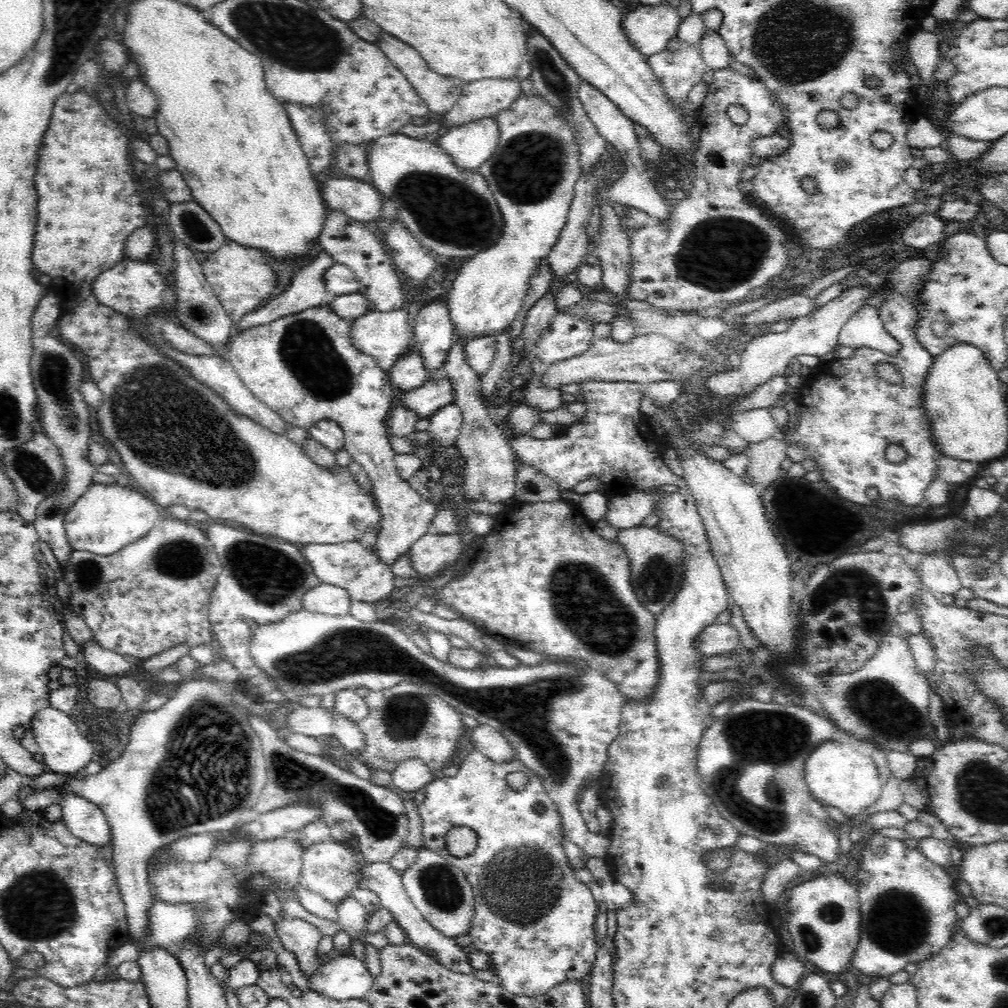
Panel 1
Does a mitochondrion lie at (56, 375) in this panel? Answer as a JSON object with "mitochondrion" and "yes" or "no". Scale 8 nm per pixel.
{"mitochondrion":"yes"}

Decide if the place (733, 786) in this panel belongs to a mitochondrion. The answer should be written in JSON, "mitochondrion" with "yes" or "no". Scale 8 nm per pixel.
{"mitochondrion":"yes"}

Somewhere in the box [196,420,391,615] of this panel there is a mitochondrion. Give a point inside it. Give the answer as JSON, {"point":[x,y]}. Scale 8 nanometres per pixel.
{"point":[268,575]}

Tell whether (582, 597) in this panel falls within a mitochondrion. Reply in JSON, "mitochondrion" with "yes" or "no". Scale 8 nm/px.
{"mitochondrion":"yes"}

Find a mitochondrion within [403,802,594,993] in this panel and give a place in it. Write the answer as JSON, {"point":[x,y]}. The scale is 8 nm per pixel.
{"point":[520,889]}

